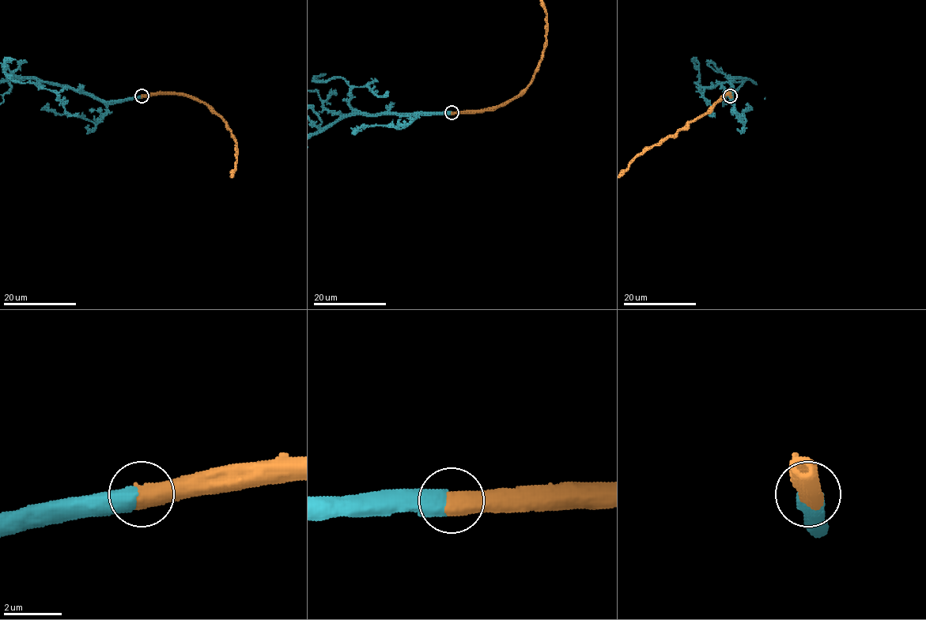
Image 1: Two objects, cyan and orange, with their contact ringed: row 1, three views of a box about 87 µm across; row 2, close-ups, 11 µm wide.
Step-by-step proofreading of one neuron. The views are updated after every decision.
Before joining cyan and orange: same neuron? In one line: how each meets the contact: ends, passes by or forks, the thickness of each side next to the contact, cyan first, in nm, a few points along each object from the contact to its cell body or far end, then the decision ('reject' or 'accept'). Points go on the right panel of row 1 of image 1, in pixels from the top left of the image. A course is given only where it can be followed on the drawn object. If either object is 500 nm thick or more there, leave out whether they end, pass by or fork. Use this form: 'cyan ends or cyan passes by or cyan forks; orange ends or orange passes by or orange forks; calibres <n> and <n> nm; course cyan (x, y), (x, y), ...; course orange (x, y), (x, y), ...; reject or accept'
calibres 600 and 650 nm; course orange (730, 96), (727, 94), (699, 118), (688, 122), (674, 134), (669, 134), (641, 152); accept

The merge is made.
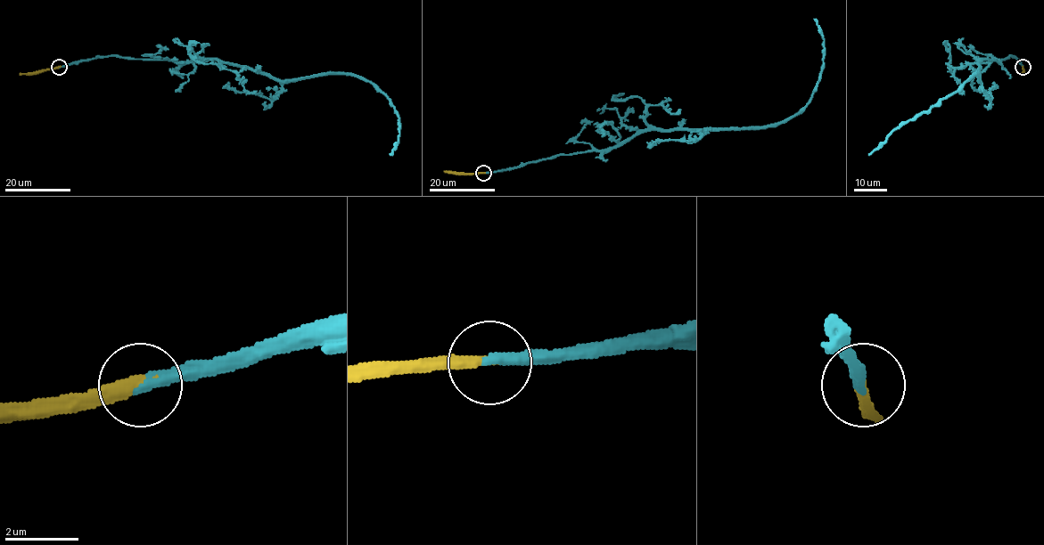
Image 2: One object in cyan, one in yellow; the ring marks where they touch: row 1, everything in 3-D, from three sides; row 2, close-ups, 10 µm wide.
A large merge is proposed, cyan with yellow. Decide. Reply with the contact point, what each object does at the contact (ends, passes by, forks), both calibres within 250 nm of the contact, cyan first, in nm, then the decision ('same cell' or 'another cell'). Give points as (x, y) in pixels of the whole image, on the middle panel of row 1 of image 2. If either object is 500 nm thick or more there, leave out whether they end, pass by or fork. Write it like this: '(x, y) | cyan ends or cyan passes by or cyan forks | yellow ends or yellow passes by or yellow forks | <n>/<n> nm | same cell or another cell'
(483, 173) | cyan ends | yellow ends | 320/380 nm | same cell

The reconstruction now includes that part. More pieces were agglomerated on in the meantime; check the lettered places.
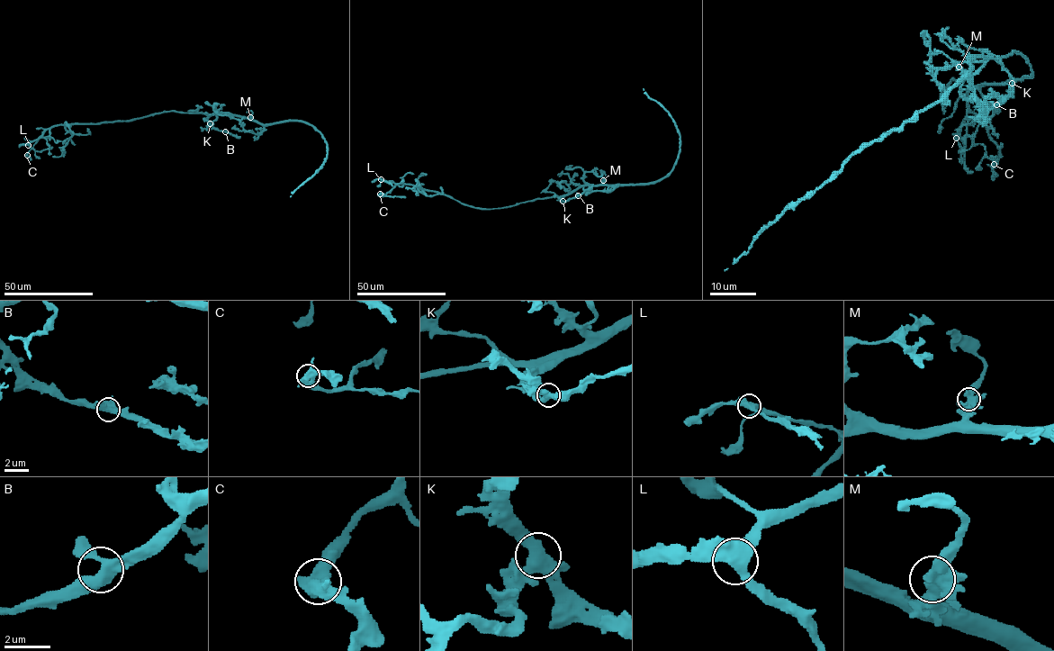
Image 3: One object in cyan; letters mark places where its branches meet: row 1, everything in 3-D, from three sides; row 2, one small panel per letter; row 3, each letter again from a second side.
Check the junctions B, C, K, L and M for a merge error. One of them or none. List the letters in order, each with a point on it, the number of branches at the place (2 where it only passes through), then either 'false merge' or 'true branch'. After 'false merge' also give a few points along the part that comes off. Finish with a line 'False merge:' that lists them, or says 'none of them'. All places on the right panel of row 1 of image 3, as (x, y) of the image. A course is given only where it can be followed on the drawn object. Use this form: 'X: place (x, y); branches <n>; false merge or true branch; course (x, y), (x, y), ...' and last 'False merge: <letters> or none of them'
B: place (996, 104); branches 4; true branch
C: place (994, 164); branches 3; true branch
K: place (1012, 83); branches 4; true branch
L: place (956, 138); branches 3; true branch
M: place (959, 67); branches 4; true branch
False merge: none of them

